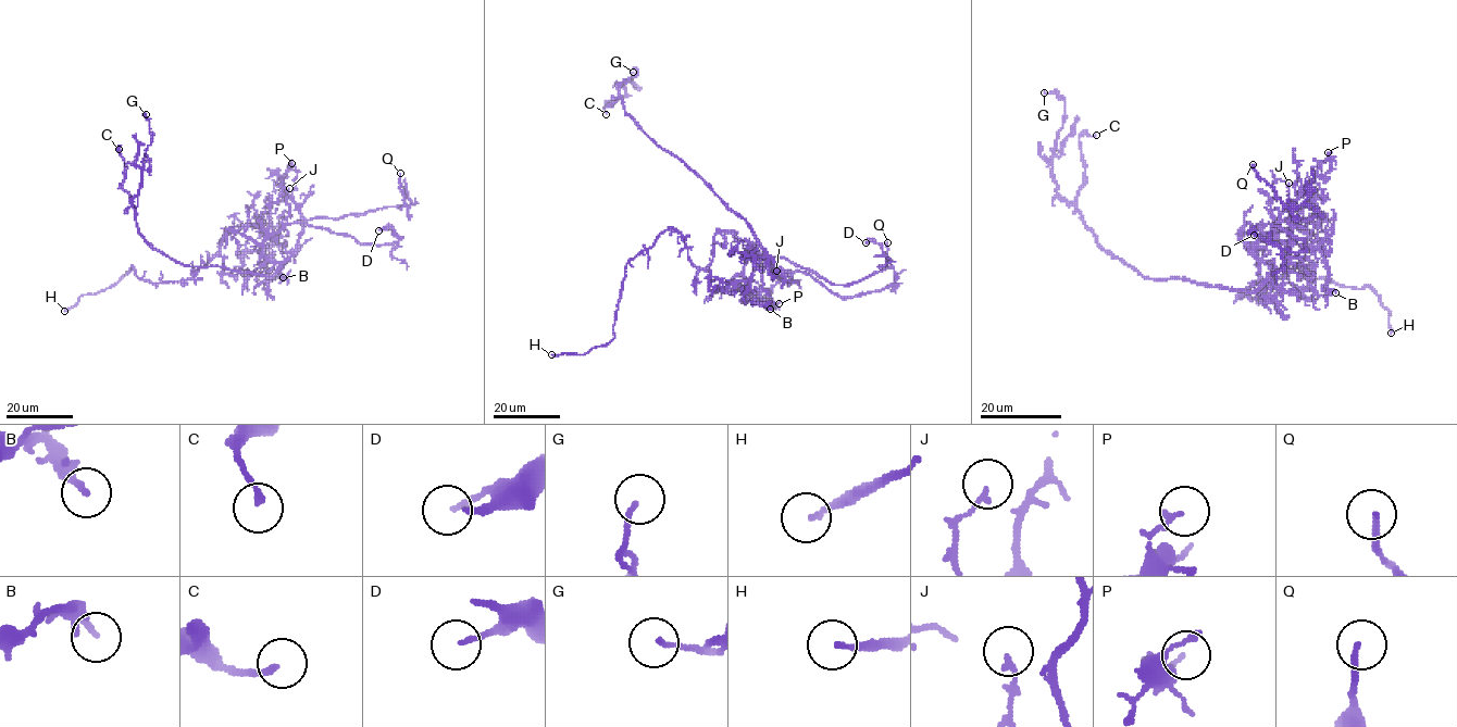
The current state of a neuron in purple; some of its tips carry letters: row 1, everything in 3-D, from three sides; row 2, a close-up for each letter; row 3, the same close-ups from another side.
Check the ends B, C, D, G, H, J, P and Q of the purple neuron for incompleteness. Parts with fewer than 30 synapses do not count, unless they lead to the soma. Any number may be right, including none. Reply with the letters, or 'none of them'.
H

